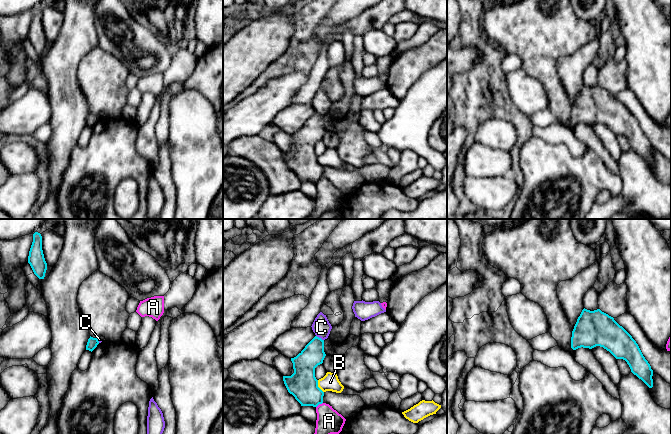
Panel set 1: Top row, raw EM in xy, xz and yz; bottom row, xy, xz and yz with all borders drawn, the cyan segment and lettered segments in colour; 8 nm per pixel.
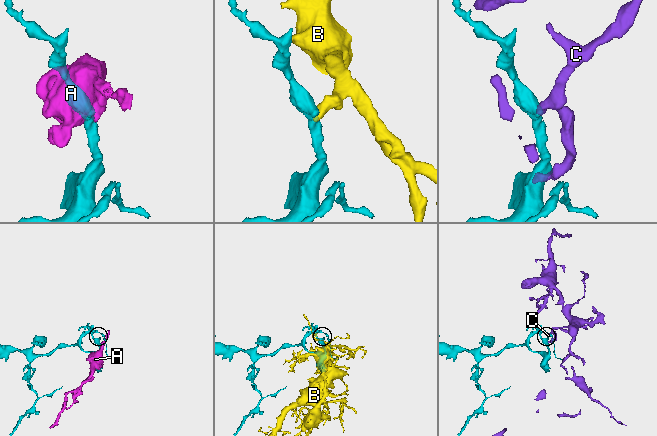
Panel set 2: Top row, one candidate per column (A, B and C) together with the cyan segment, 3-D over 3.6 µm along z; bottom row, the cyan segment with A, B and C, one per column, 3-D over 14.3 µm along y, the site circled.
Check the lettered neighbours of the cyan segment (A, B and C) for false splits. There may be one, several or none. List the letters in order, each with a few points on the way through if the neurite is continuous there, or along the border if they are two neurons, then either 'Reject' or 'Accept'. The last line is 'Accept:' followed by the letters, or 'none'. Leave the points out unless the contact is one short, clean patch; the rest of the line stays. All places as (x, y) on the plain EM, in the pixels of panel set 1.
A: Boundary: xz (322, 178), (316, 183). Reject
B: Boundary: xz (317, 156), (317, 162), (323, 168). Reject
C: Boundary: xz (316, 111), (323, 116). Reject
Accept: none

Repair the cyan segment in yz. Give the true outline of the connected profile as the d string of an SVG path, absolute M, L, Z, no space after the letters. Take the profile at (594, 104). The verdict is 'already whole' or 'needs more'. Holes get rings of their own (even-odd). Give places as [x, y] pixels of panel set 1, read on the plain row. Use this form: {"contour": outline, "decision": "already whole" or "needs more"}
{"contour": "M583 85L572 107L571 124L603 123L616 135L623 135L631 148L649 164L653 163L653 146L632 112L613 93L600 85Z", "decision": "already whole"}

